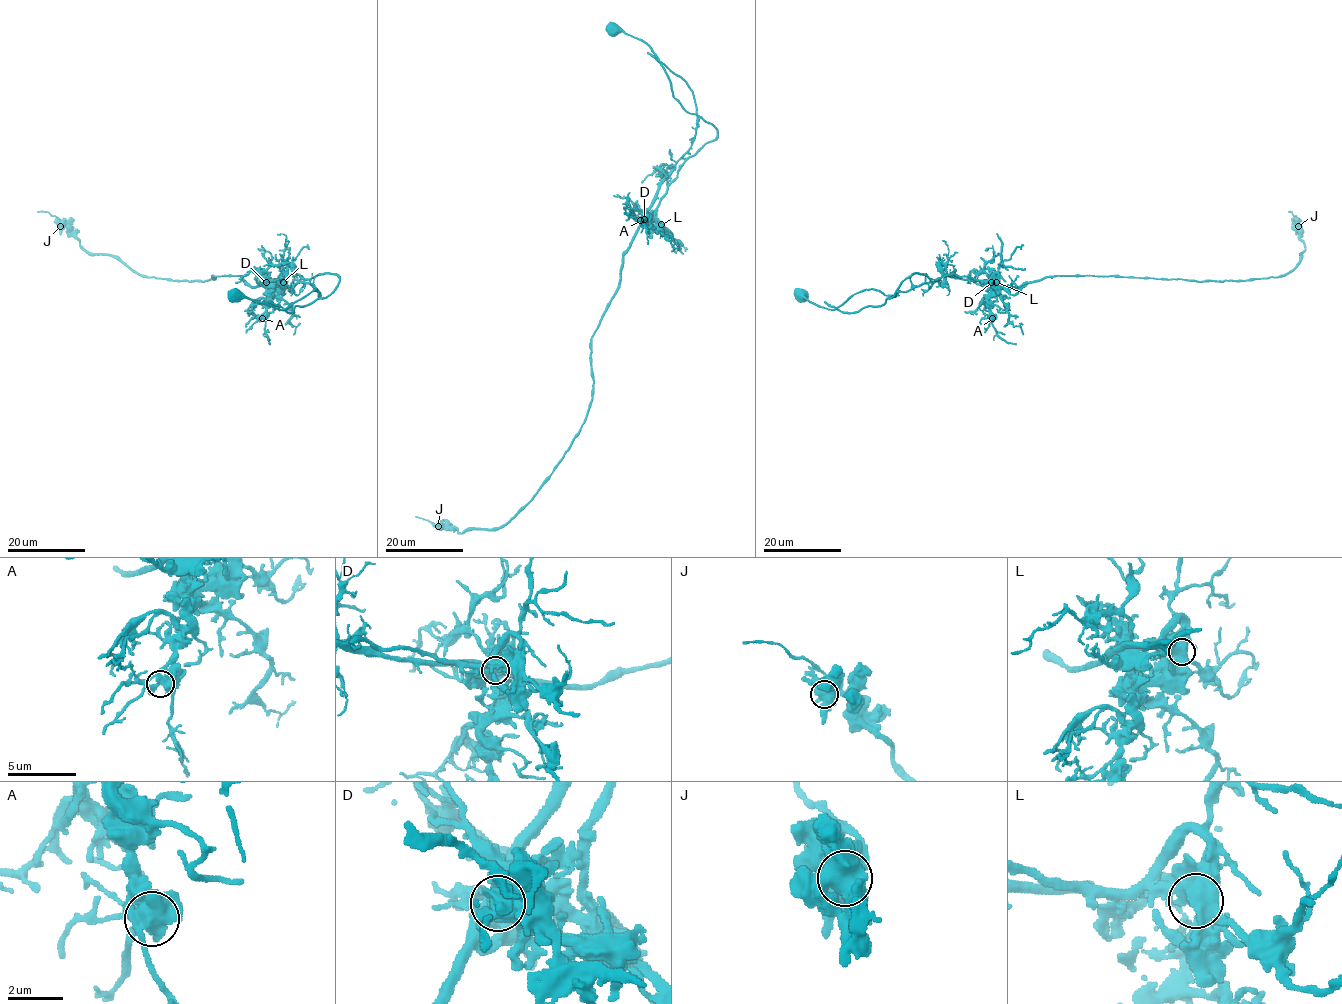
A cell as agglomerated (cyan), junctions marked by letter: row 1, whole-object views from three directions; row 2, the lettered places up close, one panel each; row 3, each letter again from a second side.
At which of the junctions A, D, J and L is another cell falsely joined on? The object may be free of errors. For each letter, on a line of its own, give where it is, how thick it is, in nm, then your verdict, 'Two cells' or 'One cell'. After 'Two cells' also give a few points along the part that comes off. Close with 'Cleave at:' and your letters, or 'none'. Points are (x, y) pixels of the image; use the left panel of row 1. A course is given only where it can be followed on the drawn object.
A: Place: (262, 318). Thickness 440 nm. One cell
D: Place: (266, 282). Thickness 650 nm. Two cells. Course of the part to remove: (266, 282), (299, 274), (310, 279), (335, 273), (339, 279), (329, 295), (295, 306), (293, 311), (269, 301)
J: Place: (60, 226). Thickness 600 nm. One cell
L: Place: (283, 282). Thickness 750 nm. One cell
Cleave at: D

